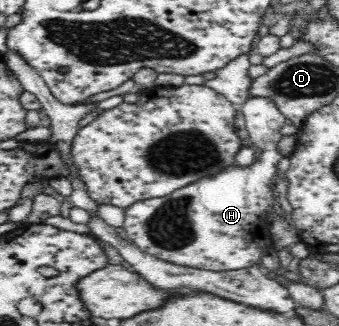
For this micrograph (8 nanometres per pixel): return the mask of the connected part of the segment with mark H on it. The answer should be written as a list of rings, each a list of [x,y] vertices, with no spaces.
[[[266,96],[249,97],[243,103],[242,112],[250,140],[261,150],[259,158],[255,158],[255,162],[249,166],[231,165],[213,176],[199,178],[183,188],[174,190],[167,196],[141,200],[124,208],[123,230],[141,251],[165,262],[213,272],[251,268],[260,264],[263,255],[274,253],[270,241],[269,217],[274,213],[275,201],[279,198],[275,182],[279,175],[277,166],[283,158],[275,146],[281,140],[279,129],[285,126],[286,116],[277,108],[273,99]]]

